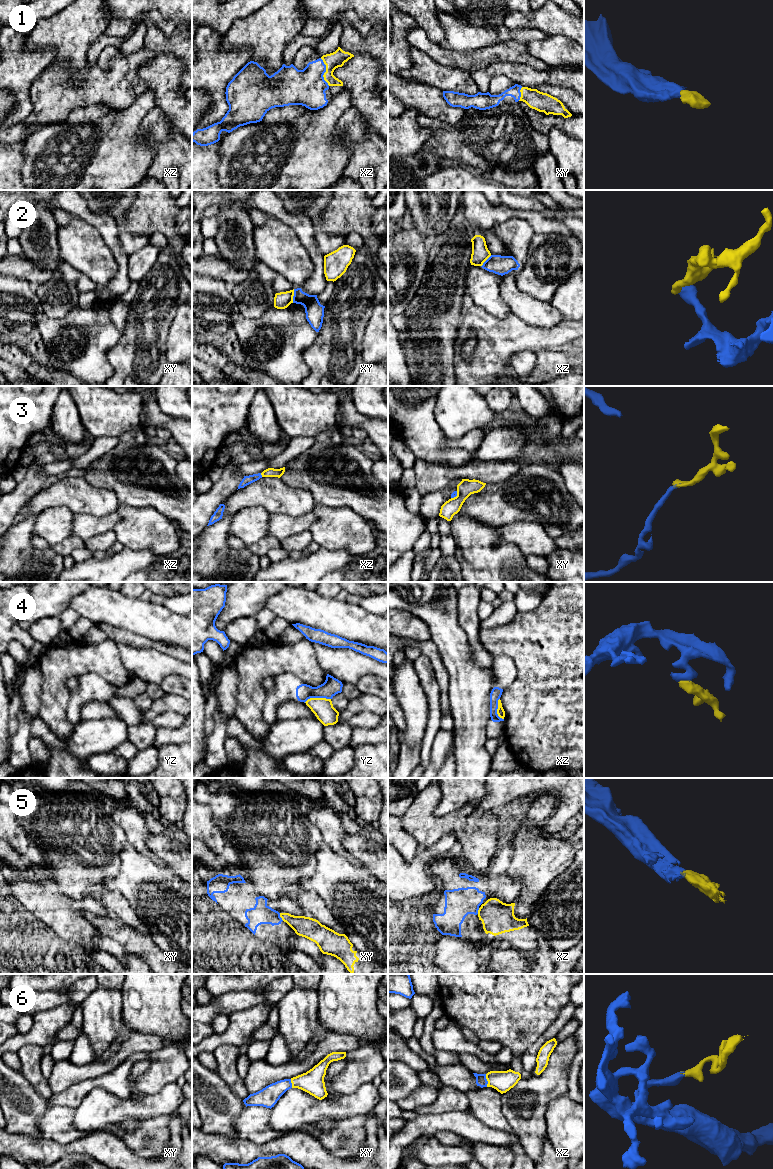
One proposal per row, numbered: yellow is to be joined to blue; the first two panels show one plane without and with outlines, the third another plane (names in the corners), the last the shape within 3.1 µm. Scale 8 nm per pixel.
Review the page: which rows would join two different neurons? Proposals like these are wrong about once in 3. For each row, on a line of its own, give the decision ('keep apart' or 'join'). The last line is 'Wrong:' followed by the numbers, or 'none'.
1: join
2: keep apart
3: join
4: keep apart
5: keep apart
6: join
Wrong: 2, 4, 5

